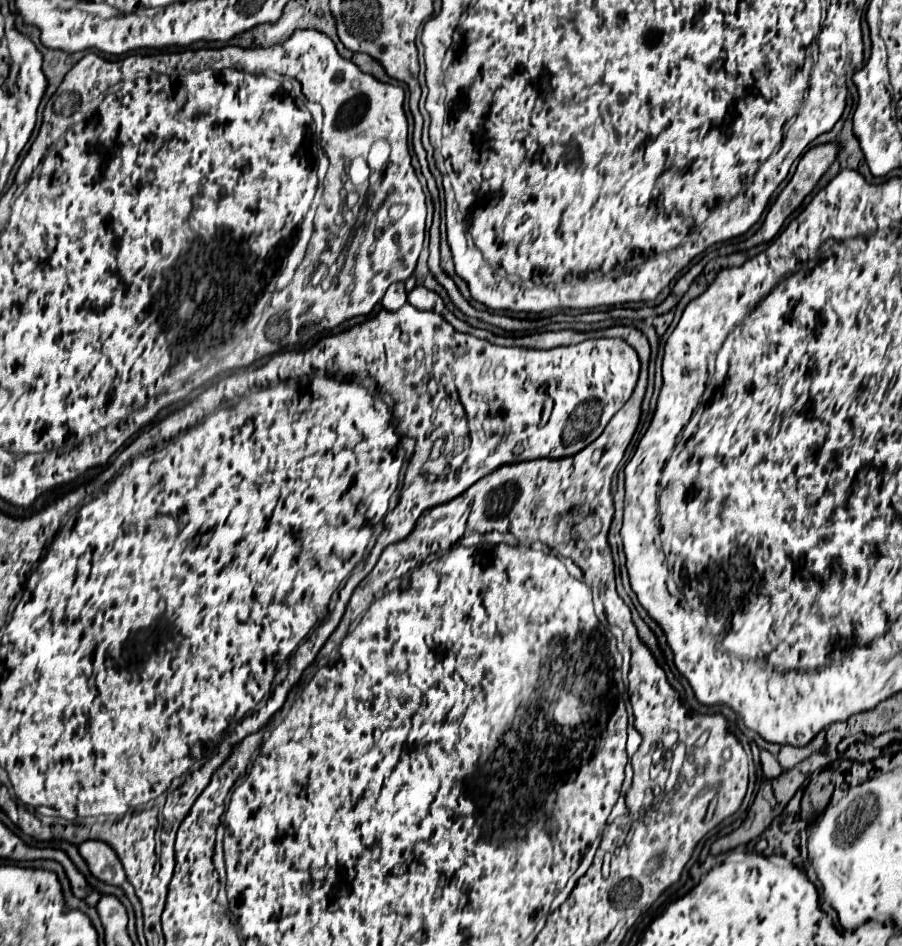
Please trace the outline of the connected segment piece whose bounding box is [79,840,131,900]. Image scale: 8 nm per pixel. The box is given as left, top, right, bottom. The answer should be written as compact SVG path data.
M87 840L79 846L79 854L87 862L91 876L95 876L97 880L101 880L105 884L123 888L123 892L131 900L131 884L125 878L123 866L119 864L119 858L115 856L115 852L105 842Z

